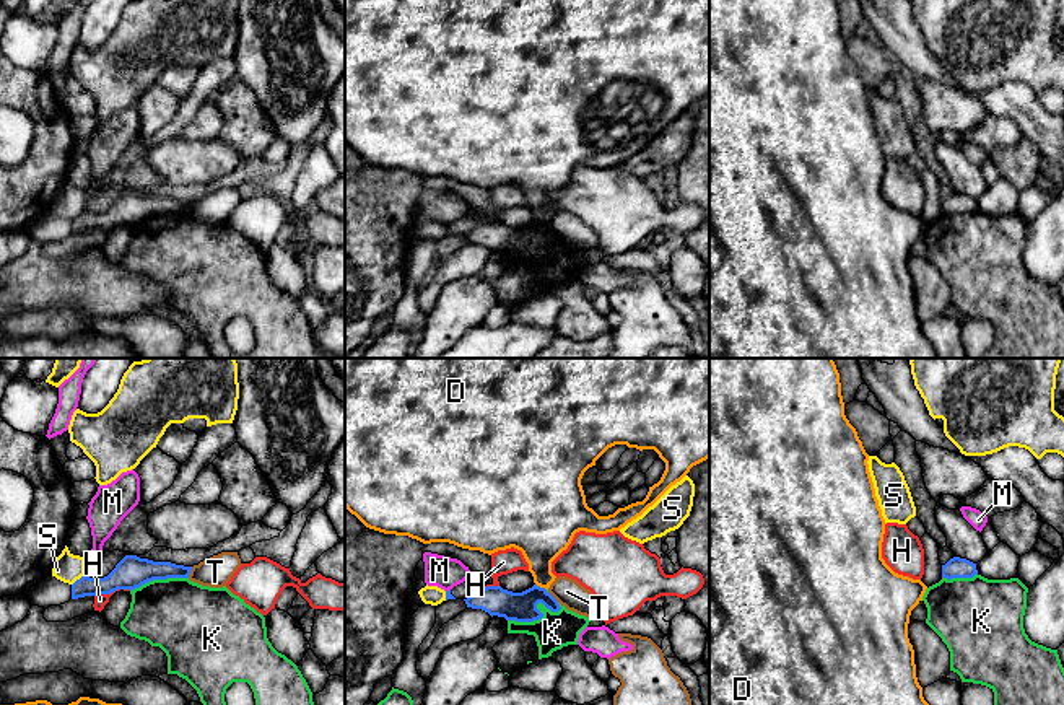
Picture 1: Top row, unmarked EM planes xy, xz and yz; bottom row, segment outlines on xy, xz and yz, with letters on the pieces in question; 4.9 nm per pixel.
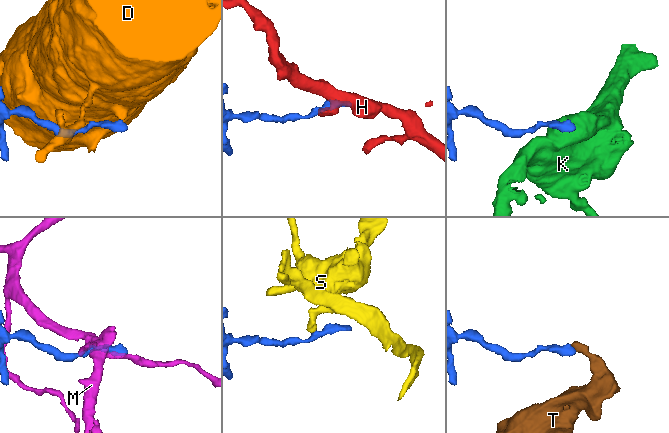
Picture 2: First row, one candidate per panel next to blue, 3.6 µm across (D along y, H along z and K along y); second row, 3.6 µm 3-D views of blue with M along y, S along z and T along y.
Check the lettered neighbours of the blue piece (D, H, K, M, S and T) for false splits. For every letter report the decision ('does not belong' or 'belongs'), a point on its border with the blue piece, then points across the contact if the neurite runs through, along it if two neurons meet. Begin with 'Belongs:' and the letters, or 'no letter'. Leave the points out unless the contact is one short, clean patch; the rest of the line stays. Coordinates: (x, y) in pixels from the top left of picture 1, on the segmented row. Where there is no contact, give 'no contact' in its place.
Belongs: no letter
D: does not belong; contact xz (539, 586); border xz (536, 583), (545, 590)
H: does not belong; contact xy (106, 593)
K: does not belong; contact xz (542, 616); border xz (562, 608), (550, 611), (539, 603), (540, 617), (508, 621)
M: does not belong; contact xz (449, 590); border xz (449, 588), (446, 591)
S: does not belong; contact xy (77, 580); border xy (83, 573), (72, 585)
T: does not belong; contact xy (189, 572); border xy (192, 567), (187, 577)

